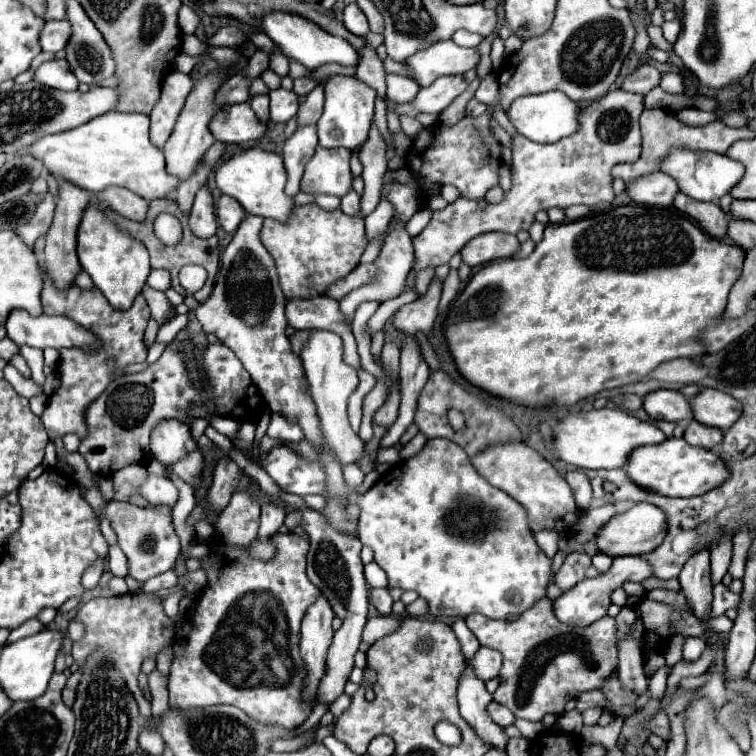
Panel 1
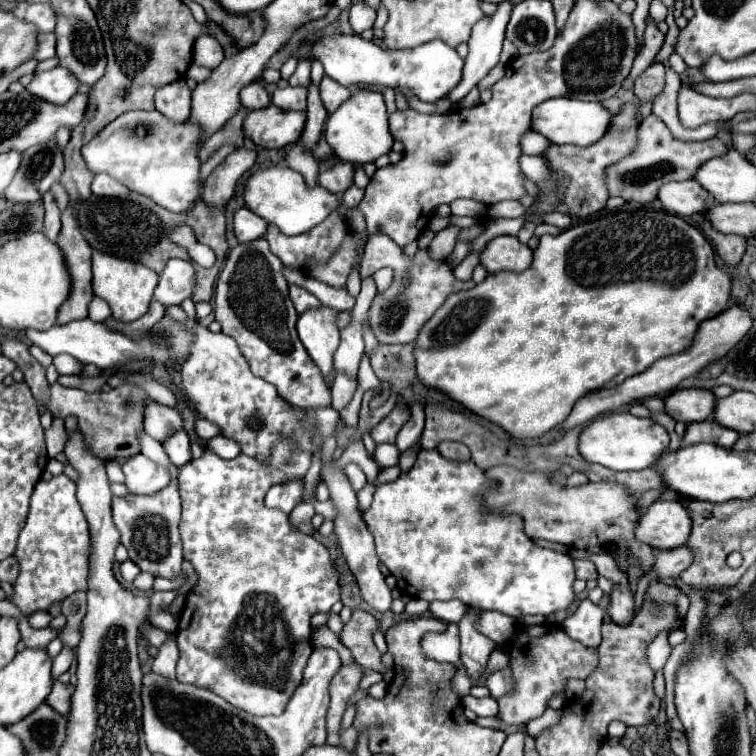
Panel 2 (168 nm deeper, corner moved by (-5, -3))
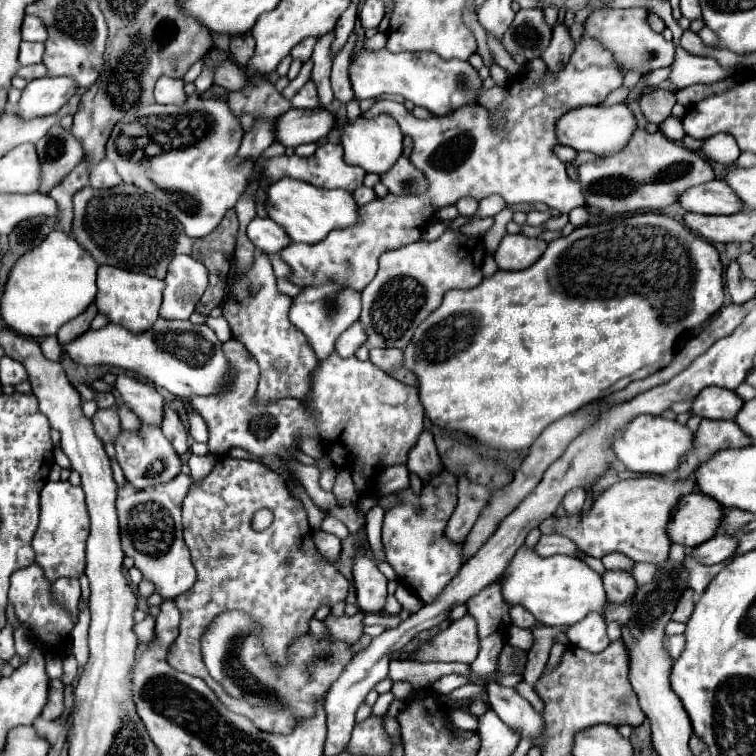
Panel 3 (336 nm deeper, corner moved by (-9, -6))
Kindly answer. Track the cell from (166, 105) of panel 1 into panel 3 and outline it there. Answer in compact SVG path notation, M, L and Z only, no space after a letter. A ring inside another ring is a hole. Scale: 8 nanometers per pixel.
M160 76L158 78L158 84L156 84L154 96L156 96L156 102L158 104L182 104L186 100L184 80Z

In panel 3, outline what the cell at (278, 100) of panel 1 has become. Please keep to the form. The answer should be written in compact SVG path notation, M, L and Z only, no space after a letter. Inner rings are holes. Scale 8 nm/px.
M308 80L308 84L290 102L294 108L318 108L320 100L318 100L318 92L316 92L316 84L312 80Z

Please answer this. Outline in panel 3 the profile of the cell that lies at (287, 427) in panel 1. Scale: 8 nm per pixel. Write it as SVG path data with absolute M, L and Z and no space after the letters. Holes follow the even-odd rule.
M220 456L204 482L192 484L182 504L182 526L198 578L188 592L174 598L180 610L180 634L168 652L168 664L178 672L202 676L226 708L248 716L262 732L292 732L294 720L288 714L272 714L228 696L208 674L198 638L216 614L226 610L250 610L262 624L272 624L272 652L276 652L276 660L282 662L288 644L308 630L308 622L318 606L334 606L338 600L346 598L348 580L332 564L320 560L312 542L306 508L290 496L284 480L252 460ZM260 508L272 508L274 522L268 530L256 532L252 530L252 516ZM288 558L292 562L290 566L284 566L284 560Z

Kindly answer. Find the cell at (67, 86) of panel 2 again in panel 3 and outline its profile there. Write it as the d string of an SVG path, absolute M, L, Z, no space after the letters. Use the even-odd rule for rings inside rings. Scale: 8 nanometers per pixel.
M38 78L26 84L22 98L18 102L18 116L22 120L32 120L38 116L52 116L62 108L70 96L76 92L76 82L72 78Z

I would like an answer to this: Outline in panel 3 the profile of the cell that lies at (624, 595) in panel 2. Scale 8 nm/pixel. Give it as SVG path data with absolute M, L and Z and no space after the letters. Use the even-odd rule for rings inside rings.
M606 570L602 574L602 580L604 580L606 594L610 598L610 604L614 604L614 606L630 600L638 588L632 574L624 572L624 570Z

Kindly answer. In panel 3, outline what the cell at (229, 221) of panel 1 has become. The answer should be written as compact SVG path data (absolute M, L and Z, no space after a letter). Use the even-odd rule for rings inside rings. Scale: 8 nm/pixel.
M254 218L248 224L248 238L266 254L276 254L292 244L288 232L280 224L274 224L270 218Z

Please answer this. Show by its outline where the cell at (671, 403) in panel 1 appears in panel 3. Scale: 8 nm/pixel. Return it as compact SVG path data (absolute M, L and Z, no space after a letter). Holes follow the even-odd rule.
M710 386L694 398L692 414L710 420L730 420L740 412L742 404L744 400L736 392Z

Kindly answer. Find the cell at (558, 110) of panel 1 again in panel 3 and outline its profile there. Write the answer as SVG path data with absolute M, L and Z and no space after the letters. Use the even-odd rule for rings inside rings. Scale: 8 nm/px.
M626 104L616 106L582 106L566 112L558 120L558 140L564 146L572 146L578 152L592 152L596 156L612 156L620 152L632 138L636 130L636 118Z

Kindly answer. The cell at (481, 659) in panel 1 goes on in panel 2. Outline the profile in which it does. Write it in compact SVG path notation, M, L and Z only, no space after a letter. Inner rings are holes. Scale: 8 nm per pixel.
M504 667L504 669L492 671L488 675L488 679L486 679L486 687L490 689L490 693L492 693L494 699L498 699L504 693L508 693L512 689L512 673L510 673L510 669Z

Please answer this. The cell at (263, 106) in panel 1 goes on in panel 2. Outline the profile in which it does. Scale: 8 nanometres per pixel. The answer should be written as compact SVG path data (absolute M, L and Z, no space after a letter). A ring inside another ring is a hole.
M258 81L250 83L248 87L244 87L240 91L240 99L242 99L242 105L246 109L262 109L262 107L268 107L272 103L268 93L266 93L266 89Z

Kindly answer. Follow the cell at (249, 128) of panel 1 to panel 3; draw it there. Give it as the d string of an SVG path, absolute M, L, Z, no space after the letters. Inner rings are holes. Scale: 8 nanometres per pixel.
M326 108L288 110L276 118L276 140L286 148L296 148L306 142L318 142L328 136L336 124L336 116Z

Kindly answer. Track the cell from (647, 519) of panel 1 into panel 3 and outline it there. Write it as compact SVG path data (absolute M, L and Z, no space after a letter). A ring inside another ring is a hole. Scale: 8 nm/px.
M692 492L684 496L674 508L668 534L672 542L694 548L710 540L720 530L720 522L722 506L702 492Z

